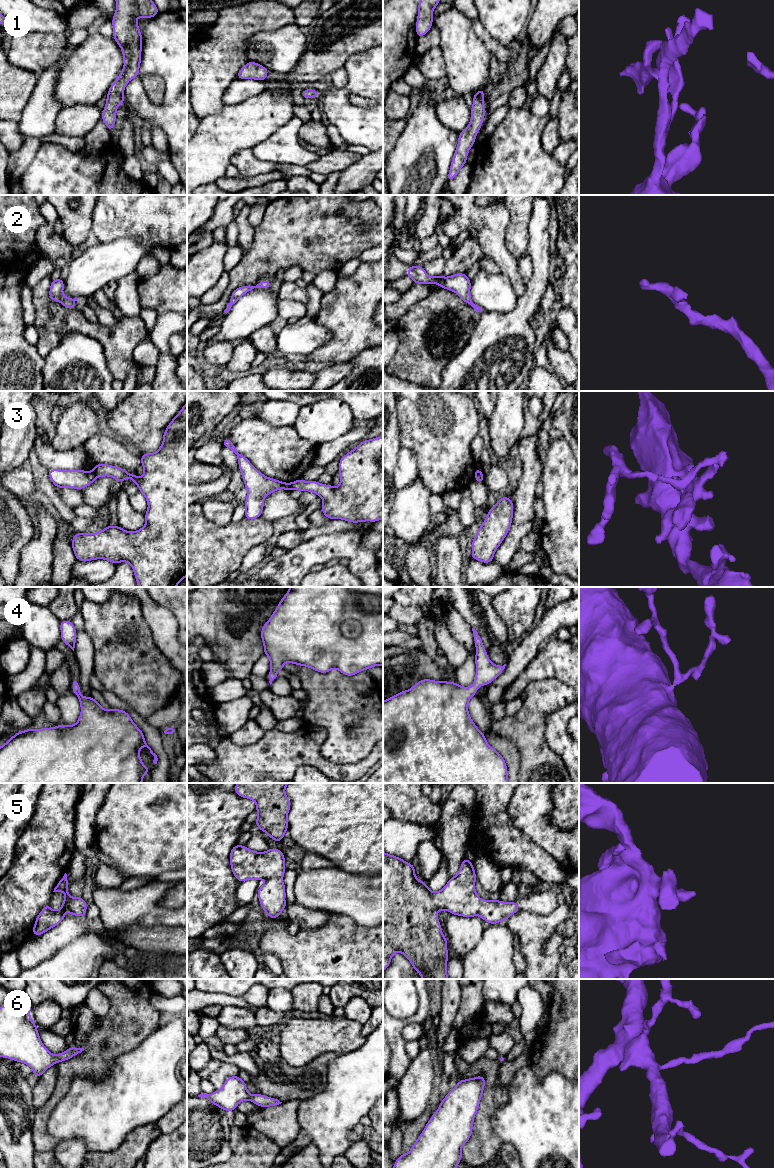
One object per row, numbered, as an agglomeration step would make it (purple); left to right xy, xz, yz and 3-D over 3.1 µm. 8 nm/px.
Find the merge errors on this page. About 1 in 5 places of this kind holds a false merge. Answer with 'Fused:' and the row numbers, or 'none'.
Fused: 3

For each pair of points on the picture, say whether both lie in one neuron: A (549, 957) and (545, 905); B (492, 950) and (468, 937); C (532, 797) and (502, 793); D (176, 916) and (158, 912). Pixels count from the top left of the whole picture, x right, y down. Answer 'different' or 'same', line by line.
A: different
B: different
C: different
D: same

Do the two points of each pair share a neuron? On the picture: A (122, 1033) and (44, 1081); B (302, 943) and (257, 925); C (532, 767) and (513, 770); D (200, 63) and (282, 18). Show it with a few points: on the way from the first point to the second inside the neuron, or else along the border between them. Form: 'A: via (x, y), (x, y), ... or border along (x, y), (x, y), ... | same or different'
A: border along (56, 1064), (56, 1085), (50, 1097) | different
B: border along (273, 919), (271, 928), (258, 943) | different
C: border along (514, 746), (519, 755), (519, 772) | different
D: via (220, 43), (241, 22), (249, 18), (262, 18) | same

